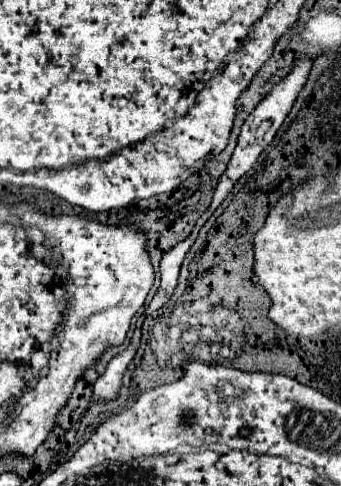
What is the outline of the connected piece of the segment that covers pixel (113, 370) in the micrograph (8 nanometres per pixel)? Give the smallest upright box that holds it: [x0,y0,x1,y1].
[94,329,140,401]

